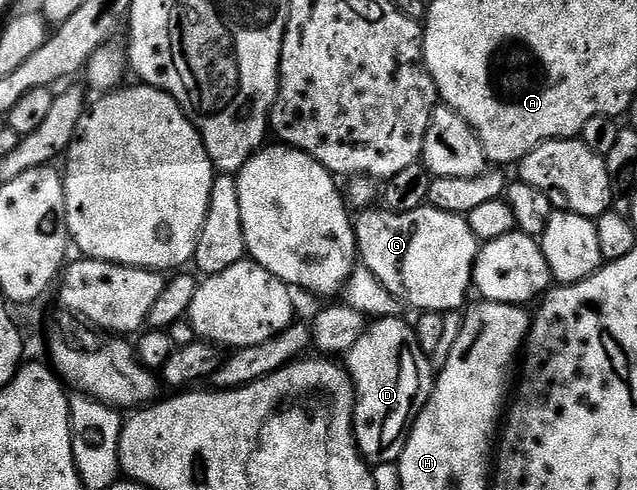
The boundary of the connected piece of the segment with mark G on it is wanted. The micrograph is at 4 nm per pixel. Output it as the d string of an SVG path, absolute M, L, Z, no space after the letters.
M429 204L405 214L395 214L386 208L375 209L368 208L354 219L355 249L361 265L369 268L369 272L373 272L373 276L377 276L377 280L381 280L381 284L385 284L385 288L389 288L391 295L404 307L412 306L415 312L462 311L467 293L470 295L473 290L471 277L481 245L473 236L466 217L441 212Z

